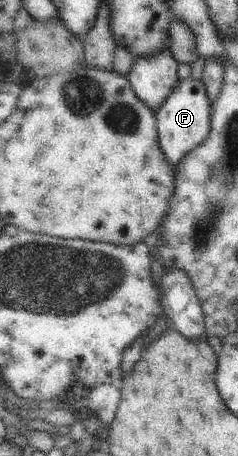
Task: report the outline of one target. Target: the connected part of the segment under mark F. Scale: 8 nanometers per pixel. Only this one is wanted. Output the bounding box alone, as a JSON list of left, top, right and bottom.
[157,76,213,166]

